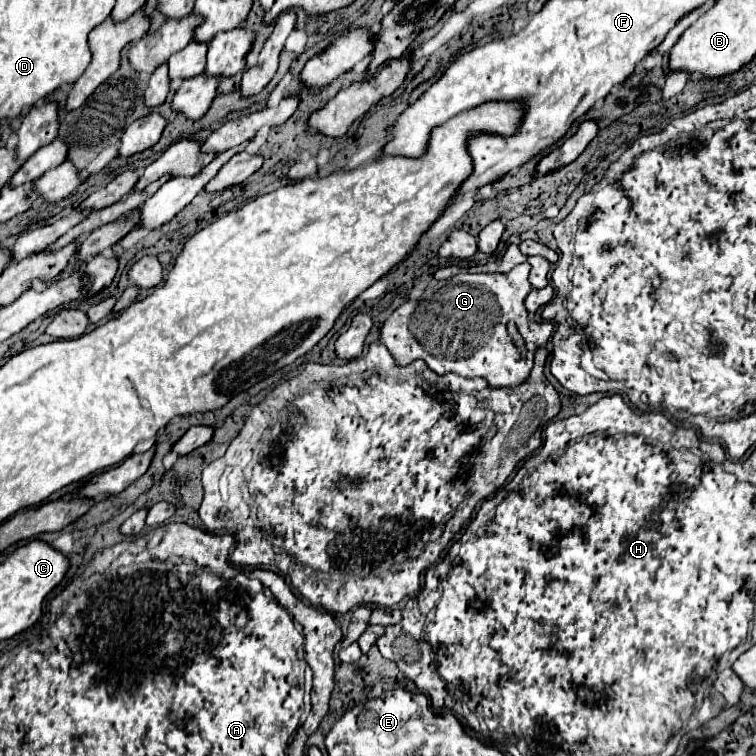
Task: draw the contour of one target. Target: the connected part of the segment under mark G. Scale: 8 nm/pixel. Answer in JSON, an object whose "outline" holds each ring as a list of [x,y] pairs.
{"outline":[[[528,262],[518,264],[514,270],[502,274],[458,274],[450,278],[448,284],[442,288],[428,288],[420,300],[406,300],[404,304],[400,304],[384,322],[380,342],[390,350],[398,366],[408,366],[414,360],[424,360],[426,366],[430,366],[430,370],[436,374],[456,372],[464,378],[480,376],[488,382],[488,386],[516,388],[528,378],[536,348],[544,346],[554,334],[554,324],[542,324],[528,318],[528,310],[524,306],[524,298],[532,290],[528,274]]]}

